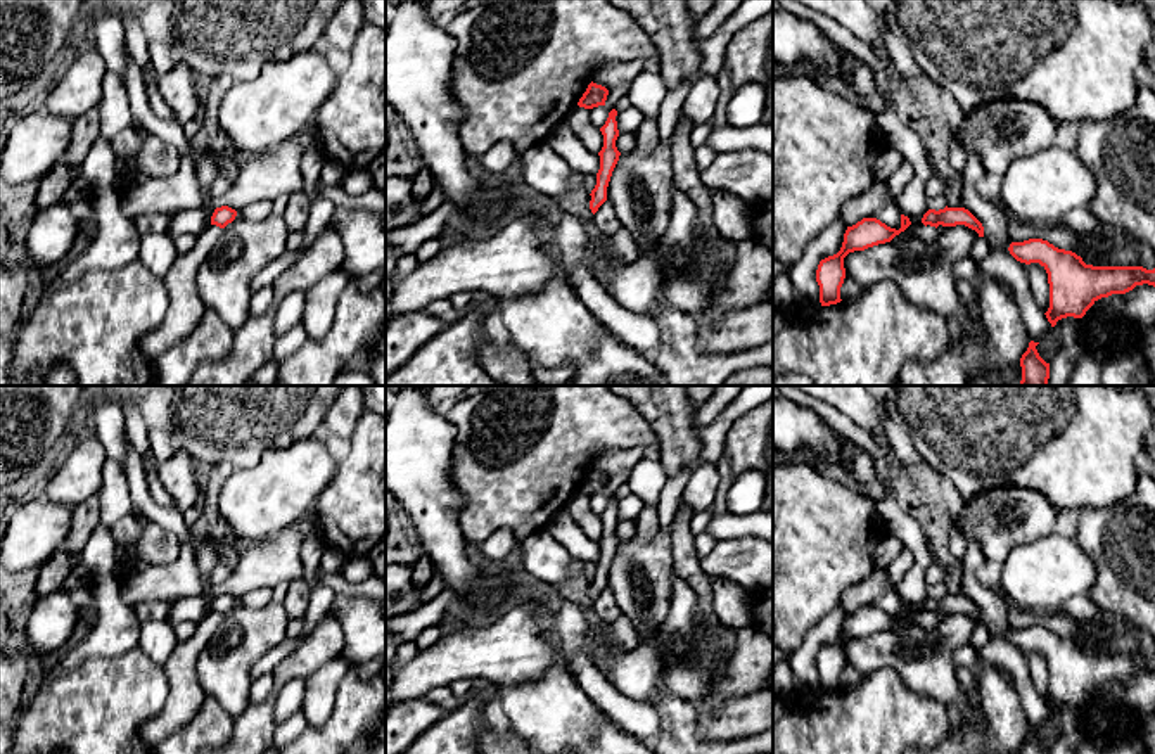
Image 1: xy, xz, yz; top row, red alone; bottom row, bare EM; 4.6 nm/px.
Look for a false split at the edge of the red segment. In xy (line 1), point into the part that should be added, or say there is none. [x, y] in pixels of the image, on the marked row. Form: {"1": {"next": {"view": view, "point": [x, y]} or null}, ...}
{"1": {"next": null}}

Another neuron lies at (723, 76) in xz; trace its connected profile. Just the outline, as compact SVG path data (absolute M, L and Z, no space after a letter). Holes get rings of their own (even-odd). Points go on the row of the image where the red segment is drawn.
M726 62L721 67L721 71L718 73L716 80L718 80L718 86L719 86L719 97L718 97L712 125L728 126L726 107L728 107L735 90L733 90L731 74L730 74Z

